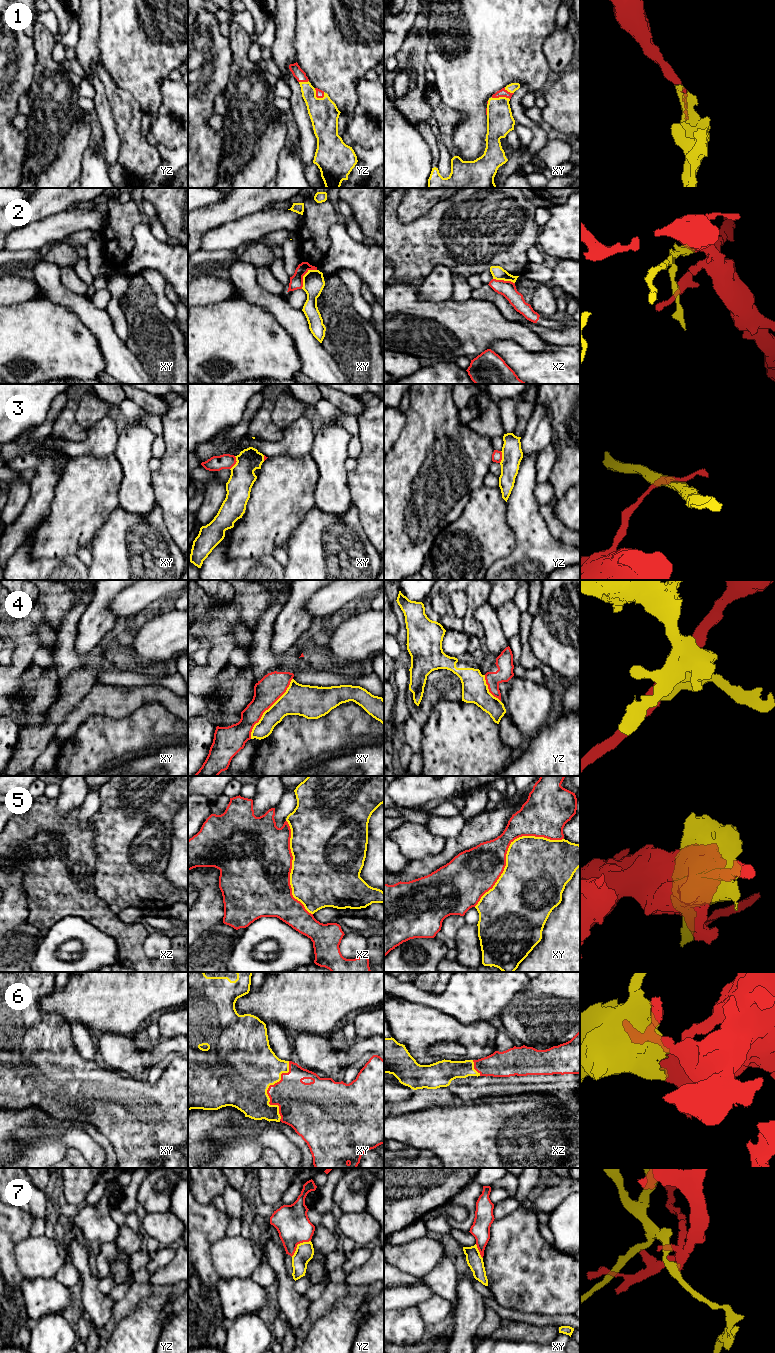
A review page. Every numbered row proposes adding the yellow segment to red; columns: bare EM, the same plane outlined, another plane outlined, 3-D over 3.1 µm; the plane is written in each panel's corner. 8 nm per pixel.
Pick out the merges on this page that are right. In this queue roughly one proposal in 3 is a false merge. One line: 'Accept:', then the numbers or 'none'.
Accept: 1, 6

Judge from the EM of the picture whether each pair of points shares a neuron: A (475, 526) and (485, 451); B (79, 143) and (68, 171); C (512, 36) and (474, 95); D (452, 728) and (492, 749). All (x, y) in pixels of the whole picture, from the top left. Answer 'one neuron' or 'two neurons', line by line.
A: two neurons
B: one neuron
C: one neuron
D: one neuron

